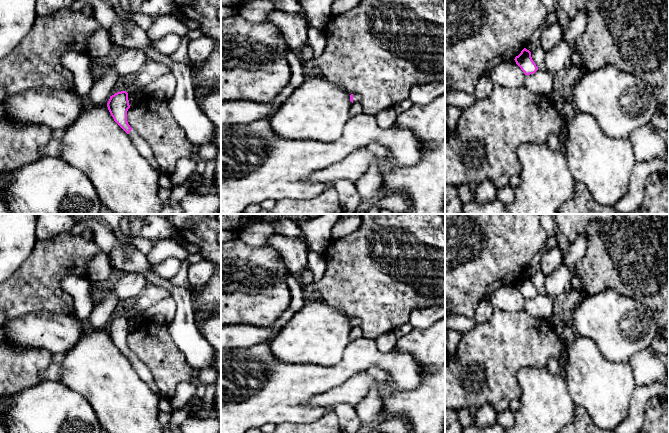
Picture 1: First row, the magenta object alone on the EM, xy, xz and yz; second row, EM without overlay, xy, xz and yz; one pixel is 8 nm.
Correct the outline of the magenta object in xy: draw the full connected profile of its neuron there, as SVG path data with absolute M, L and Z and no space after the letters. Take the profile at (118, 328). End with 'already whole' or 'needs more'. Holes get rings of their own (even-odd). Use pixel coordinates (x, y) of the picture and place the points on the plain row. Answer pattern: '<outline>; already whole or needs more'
M121 315L110 320L107 331L114 345L130 360L139 377L148 384L150 389L154 391L160 399L165 398L171 401L172 398L165 397L160 393L149 369L134 356L128 348L127 335L130 332L128 317L126 315Z; needs more

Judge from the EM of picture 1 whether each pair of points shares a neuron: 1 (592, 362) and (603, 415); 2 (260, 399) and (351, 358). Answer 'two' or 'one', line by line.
1: one
2: one

